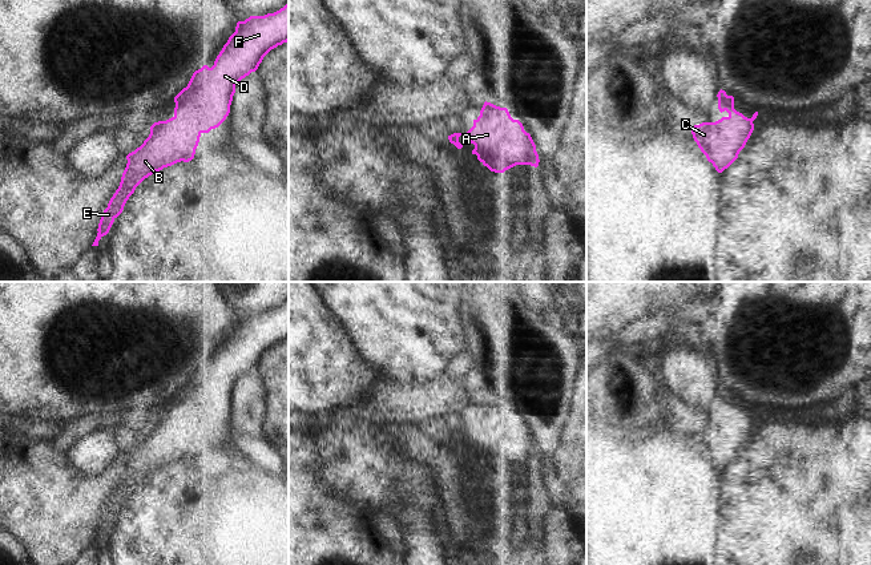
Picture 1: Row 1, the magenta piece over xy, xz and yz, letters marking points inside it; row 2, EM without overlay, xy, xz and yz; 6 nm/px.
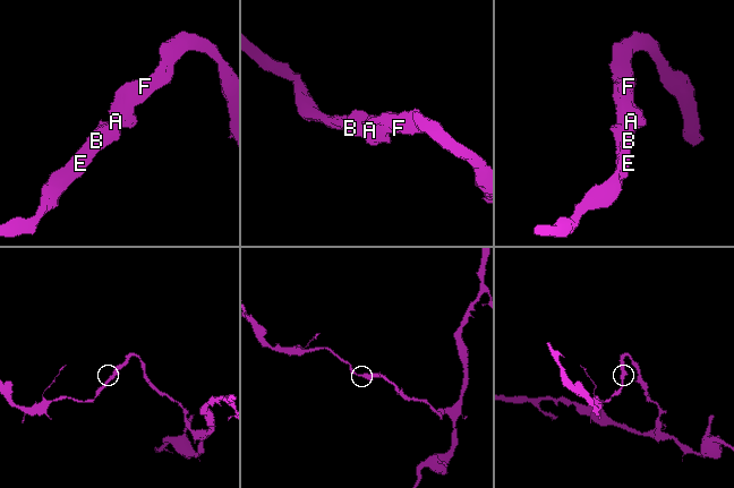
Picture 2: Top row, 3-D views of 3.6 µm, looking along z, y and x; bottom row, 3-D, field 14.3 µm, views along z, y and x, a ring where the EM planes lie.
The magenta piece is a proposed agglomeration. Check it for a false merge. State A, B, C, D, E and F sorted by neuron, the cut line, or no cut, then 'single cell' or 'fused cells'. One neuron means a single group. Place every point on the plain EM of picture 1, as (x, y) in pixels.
A B C D E F; no cut; single cell

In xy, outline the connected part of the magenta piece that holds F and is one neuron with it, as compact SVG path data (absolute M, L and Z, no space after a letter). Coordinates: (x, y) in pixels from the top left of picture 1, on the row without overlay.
M289 300L274 311L238 319L214 363L195 368L176 395L174 413L154 420L144 441L126 453L121 480L104 508L92 544L106 533L136 485L149 473L194 456L202 431L218 425L229 413L235 382L255 370L263 355L289 339Z

